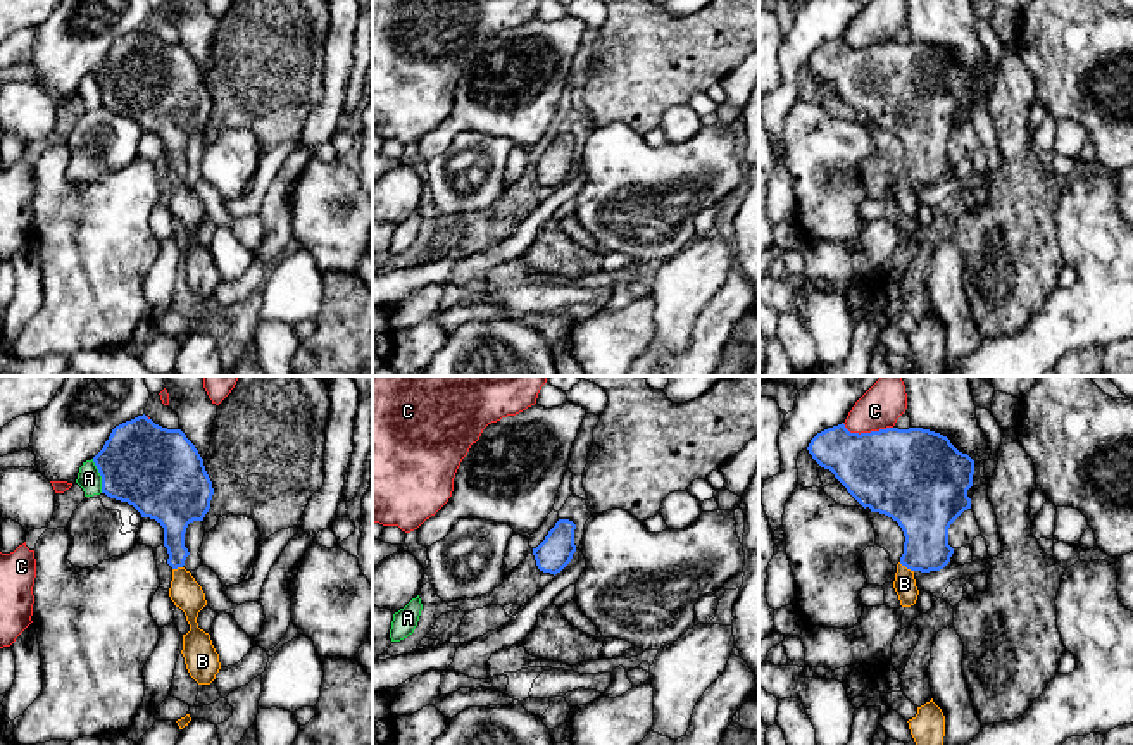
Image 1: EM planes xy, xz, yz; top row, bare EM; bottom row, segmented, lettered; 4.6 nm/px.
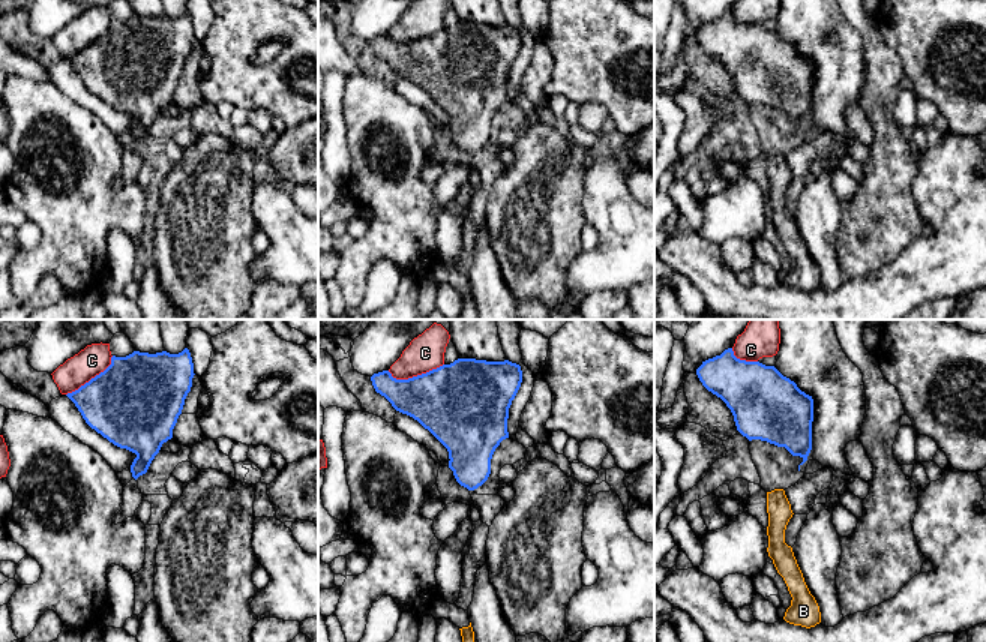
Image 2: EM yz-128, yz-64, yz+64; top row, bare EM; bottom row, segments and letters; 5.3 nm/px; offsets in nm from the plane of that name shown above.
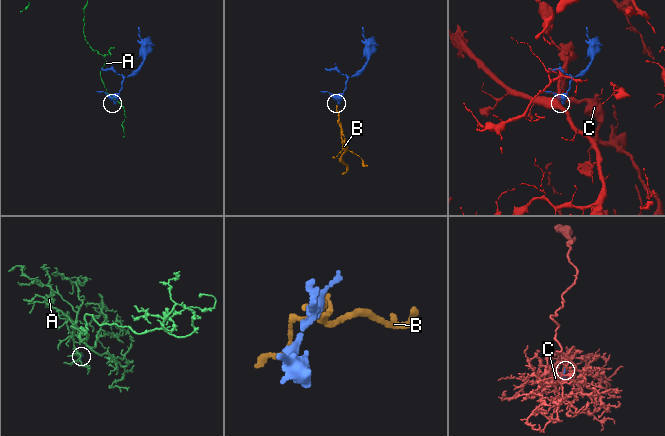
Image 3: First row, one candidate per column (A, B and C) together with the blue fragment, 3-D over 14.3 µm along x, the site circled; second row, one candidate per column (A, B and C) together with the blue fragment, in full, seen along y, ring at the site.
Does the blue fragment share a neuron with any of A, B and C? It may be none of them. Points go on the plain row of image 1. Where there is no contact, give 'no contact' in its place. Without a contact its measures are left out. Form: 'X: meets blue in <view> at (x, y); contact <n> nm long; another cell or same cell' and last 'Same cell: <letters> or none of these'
A: meets blue in xy at (100, 88); contact 170 nm long; another cell
B: meets blue in yz at (906, 180); contact 80 nm long; same cell
C: meets blue in yz at (868, 47); contact 240 nm long; another cell
Same cell: B

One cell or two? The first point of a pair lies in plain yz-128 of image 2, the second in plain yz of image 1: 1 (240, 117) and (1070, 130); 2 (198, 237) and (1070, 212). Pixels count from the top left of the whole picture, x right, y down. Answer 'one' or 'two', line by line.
1: two
2: two

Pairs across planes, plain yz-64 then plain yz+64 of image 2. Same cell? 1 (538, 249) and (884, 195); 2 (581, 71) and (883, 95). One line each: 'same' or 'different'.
1: same
2: different

